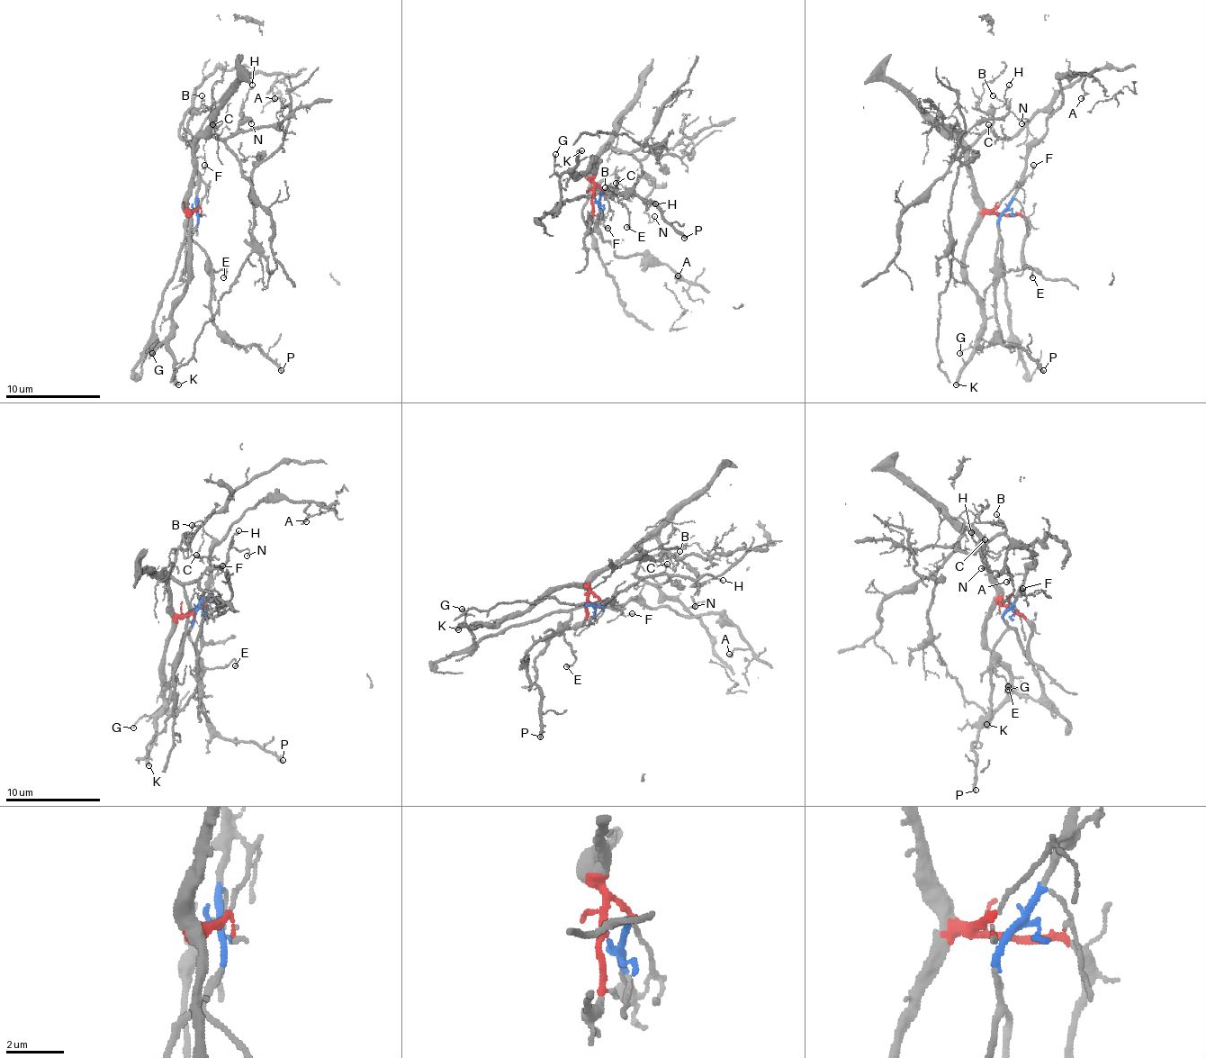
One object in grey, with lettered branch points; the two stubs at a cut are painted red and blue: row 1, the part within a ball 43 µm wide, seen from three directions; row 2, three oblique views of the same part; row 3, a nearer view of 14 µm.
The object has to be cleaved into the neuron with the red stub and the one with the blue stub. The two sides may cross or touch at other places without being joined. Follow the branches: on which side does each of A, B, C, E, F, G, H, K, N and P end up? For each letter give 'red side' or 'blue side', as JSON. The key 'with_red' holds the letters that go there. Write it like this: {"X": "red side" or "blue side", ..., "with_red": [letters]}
{"A": "blue side", "B": "red side", "C": "red side", "E": "blue side", "F": "blue side", "G": "red side", "H": "red side", "K": "red side", "N": "red side", "P": "blue side", "with_red": ["B", "C", "G", "H", "K", "N"]}

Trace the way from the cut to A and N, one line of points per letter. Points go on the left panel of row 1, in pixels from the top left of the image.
A: (191, 213), (198, 189), (193, 149), (210, 108), (236, 82), (257, 73), (276, 73), (272, 89), (274, 99)
N: (191, 213), (188, 206), (193, 149), (202, 134), (229, 137), (250, 118), (240, 113), (250, 122)

